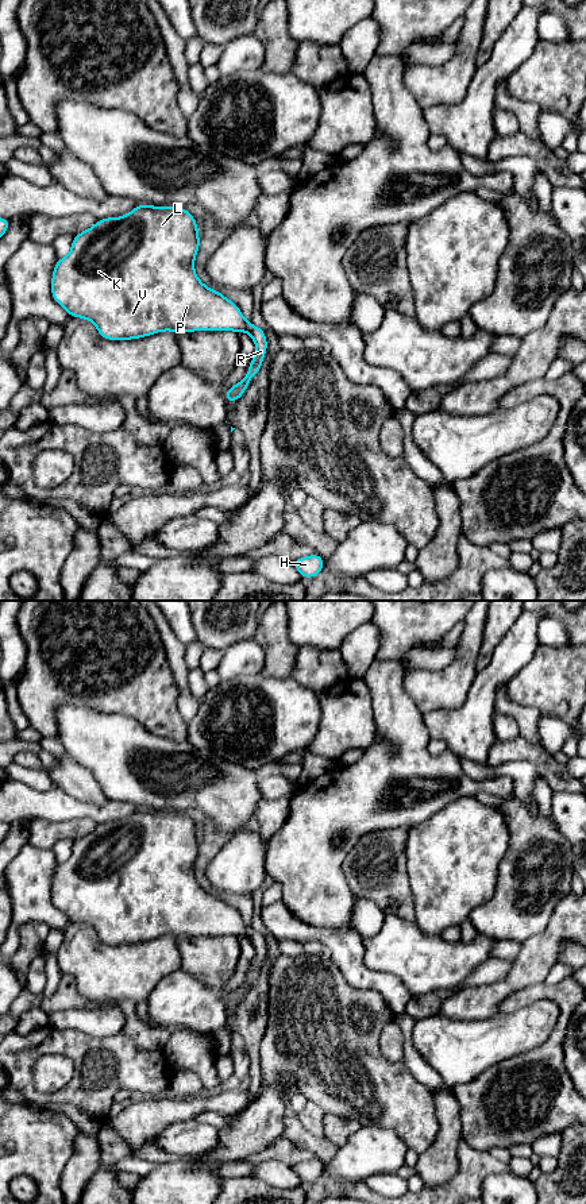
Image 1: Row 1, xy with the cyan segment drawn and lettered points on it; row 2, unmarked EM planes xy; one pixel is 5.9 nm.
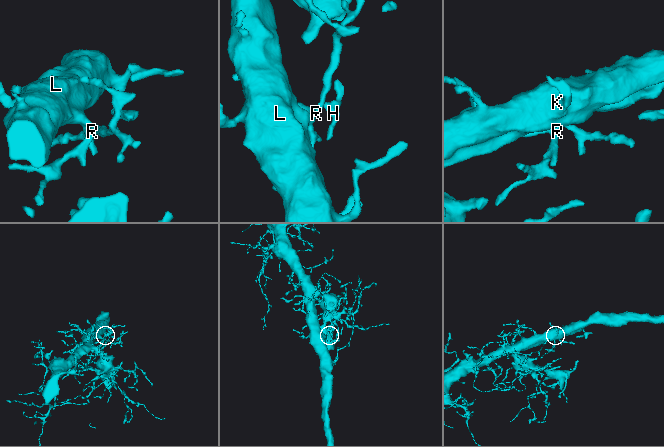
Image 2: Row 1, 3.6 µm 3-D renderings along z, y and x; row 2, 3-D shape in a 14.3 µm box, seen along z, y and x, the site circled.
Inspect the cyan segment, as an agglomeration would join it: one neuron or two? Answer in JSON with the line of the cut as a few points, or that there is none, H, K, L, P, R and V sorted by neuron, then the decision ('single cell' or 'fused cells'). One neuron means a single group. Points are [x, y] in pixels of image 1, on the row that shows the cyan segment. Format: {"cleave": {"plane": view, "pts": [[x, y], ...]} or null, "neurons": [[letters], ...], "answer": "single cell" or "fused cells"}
{"cleave": null, "neurons": [["H", "K", "L", "P", "R", "V"]], "answer": "single cell"}

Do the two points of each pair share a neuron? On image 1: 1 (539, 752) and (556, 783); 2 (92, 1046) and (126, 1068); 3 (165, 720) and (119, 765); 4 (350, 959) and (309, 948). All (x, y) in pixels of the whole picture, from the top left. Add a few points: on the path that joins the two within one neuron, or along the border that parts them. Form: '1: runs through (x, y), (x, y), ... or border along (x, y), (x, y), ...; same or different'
1: runs through (543, 760), (555, 775); same
2: runs through (100, 1054), (108, 1062), (118, 1064); same
3: border along (126, 714), (160, 736), (184, 740); different
4: border along (303, 942), (319, 941), (327, 950); different

